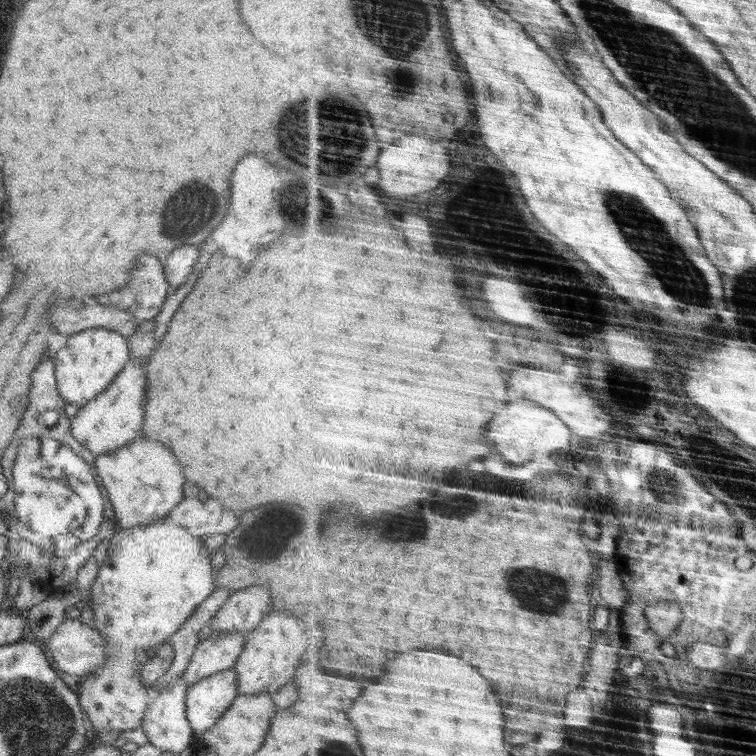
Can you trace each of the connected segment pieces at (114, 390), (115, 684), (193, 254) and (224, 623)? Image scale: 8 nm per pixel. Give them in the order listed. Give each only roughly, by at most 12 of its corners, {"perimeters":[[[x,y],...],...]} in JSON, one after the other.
{"perimeters":[[[129,358],[80,407],[70,431],[90,452],[142,436],[144,359]],[[142,525],[89,592],[106,639],[82,676],[99,734],[133,737],[153,697],[146,649],[217,589],[182,525]],[[190,244],[168,255],[163,271],[171,289],[180,287],[198,264]],[[270,589],[232,593],[214,632],[254,631],[272,610]]]}

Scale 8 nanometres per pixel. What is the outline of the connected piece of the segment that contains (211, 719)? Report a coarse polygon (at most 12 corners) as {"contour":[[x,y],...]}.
{"contour":[[234,669],[198,679],[186,718],[203,734],[239,696]]}

